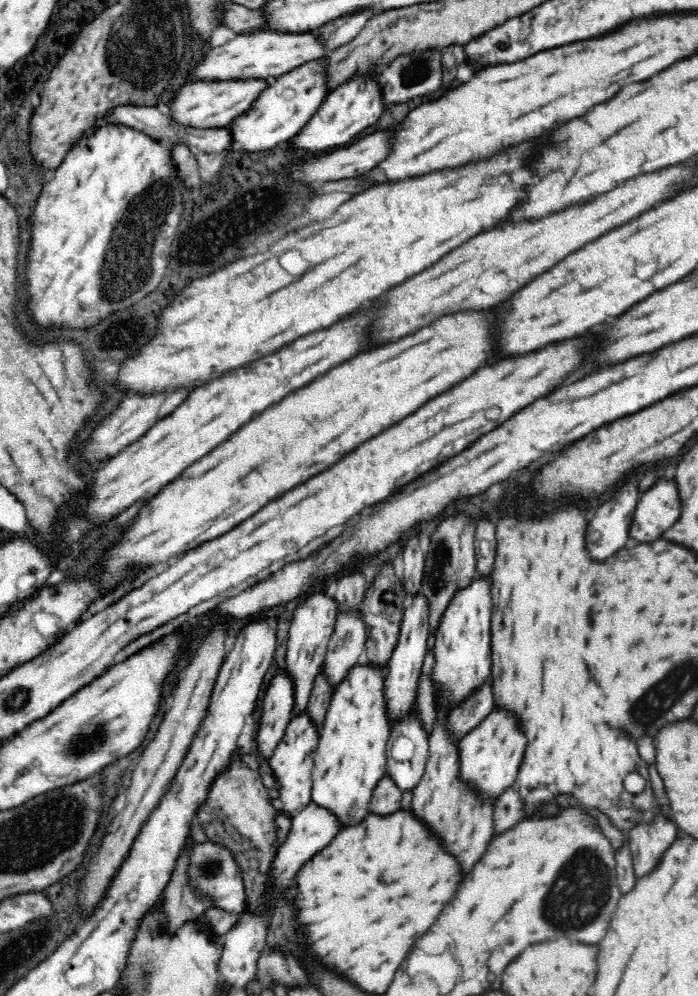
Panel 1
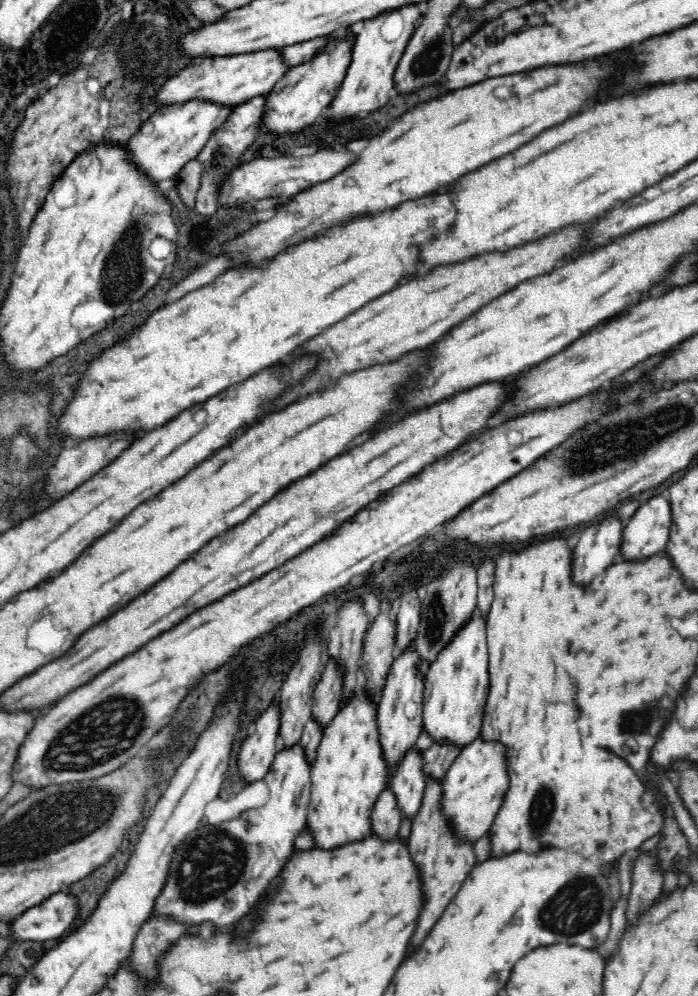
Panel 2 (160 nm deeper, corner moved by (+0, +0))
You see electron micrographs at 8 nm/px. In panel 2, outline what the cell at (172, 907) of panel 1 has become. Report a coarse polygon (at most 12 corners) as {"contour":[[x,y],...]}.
{"contour":[[174,919],[146,921],[134,939],[132,964],[156,978],[158,956],[184,934]]}

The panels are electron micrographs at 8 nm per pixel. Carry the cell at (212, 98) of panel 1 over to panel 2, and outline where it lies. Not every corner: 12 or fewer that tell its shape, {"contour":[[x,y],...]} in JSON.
{"contour":[[200,100],[150,112],[126,144],[156,185],[176,181],[233,110]]}

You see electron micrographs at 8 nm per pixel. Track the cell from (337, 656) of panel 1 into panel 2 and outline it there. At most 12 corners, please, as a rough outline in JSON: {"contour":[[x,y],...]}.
{"contour":[[330,660],[316,684],[311,718],[323,730],[341,706],[342,671]]}

